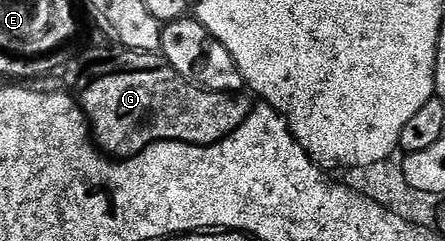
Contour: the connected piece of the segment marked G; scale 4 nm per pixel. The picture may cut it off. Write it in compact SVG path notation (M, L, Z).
M161 68L162 70L126 70L123 74L106 74L103 78L98 78L80 97L80 105L84 113L86 113L86 121L90 123L90 133L94 136L94 141L99 150L103 154L114 160L125 160L134 158L140 152L144 152L144 148L148 148L153 142L187 142L193 146L211 146L220 140L224 140L232 132L236 132L236 128L240 128L240 124L244 124L244 120L249 116L252 109L252 102L245 98L245 93L239 92L233 94L221 94L220 92L212 92L211 90L202 90L198 86L193 86L188 80L184 80L175 70L169 68Z

